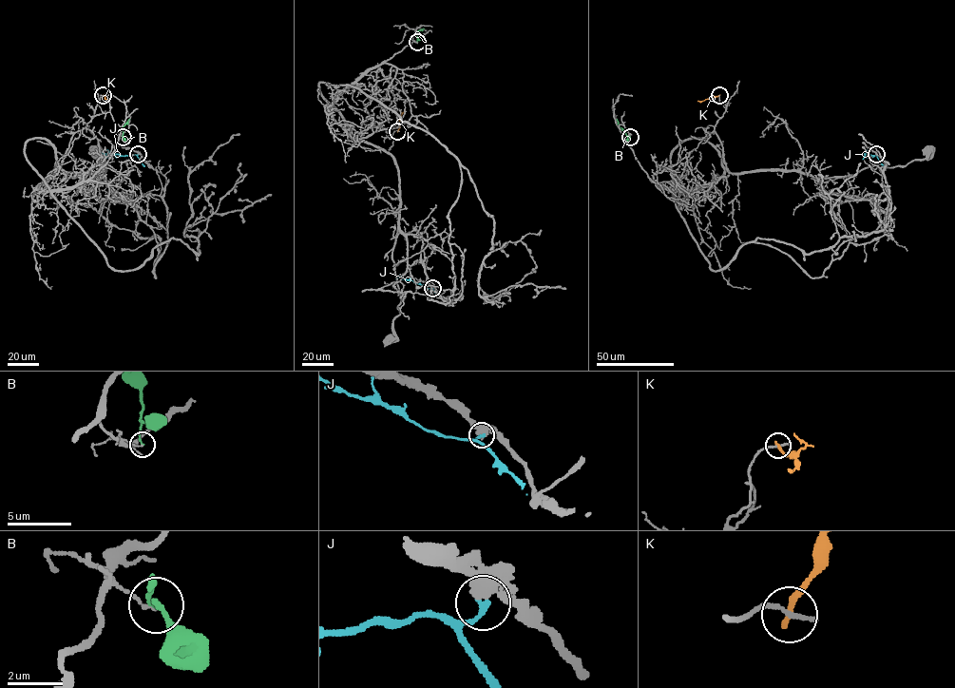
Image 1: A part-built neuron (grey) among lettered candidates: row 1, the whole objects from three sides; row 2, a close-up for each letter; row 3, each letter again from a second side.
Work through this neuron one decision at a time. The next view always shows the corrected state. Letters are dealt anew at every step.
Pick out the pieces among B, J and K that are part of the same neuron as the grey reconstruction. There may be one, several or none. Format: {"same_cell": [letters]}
{"same_cell": []}

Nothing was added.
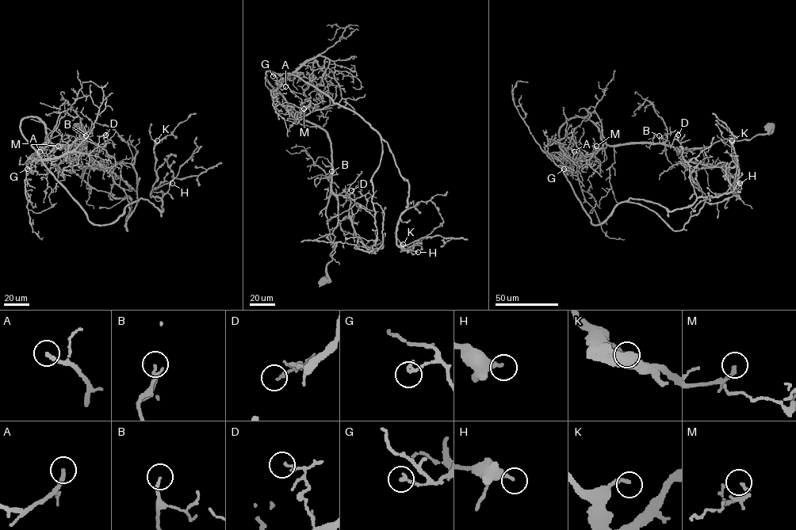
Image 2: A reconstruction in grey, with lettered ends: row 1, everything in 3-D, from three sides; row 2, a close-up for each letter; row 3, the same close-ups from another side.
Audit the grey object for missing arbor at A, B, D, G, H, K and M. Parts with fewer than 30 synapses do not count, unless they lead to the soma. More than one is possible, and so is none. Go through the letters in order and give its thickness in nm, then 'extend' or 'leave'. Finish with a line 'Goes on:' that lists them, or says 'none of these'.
A: 220 nm | extend
B: 160 nm | leave
D: 130 nm | leave
G: 200 nm | leave
H: 320 nm | leave
K: 200 nm | leave
M: 190 nm | leave
Goes on: A

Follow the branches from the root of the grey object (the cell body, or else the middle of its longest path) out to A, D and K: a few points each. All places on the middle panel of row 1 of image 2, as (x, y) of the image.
A: (323, 281), (333, 249), (326, 214), (331, 141), (280, 103), (276, 91), (285, 86)
D: (323, 281), (328, 279), (327, 264), (333, 249), (326, 214), (330, 190), (337, 194), (351, 190)
K: (323, 281), (333, 249), (330, 190), (373, 217), (381, 139), (408, 183), (396, 234), (400, 251), (403, 244)

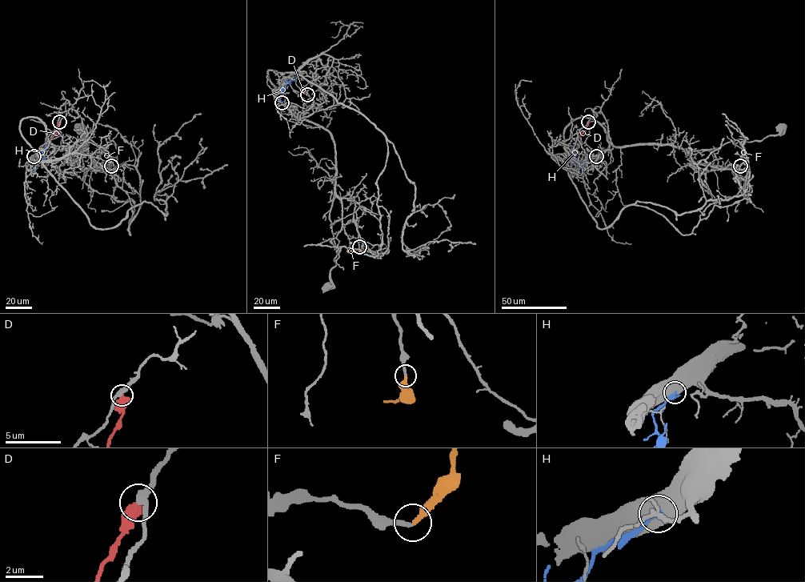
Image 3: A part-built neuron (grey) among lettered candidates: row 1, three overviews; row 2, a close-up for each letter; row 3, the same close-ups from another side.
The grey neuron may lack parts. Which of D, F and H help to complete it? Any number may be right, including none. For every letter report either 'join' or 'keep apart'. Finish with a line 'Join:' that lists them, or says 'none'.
D: keep apart
F: join
H: keep apart
Join: F

